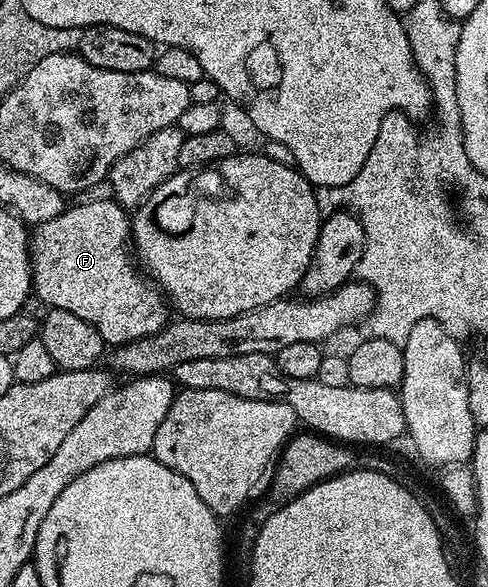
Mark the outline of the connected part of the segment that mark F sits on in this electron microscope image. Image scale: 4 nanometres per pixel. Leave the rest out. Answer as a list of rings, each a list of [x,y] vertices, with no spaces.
[[[113,199],[86,201],[83,205],[71,204],[56,218],[35,224],[29,234],[33,292],[43,305],[60,311],[72,311],[72,315],[84,319],[84,323],[92,323],[103,342],[110,347],[127,345],[152,335],[168,323],[168,305],[163,294],[136,264],[132,252],[131,220],[131,214]]]

